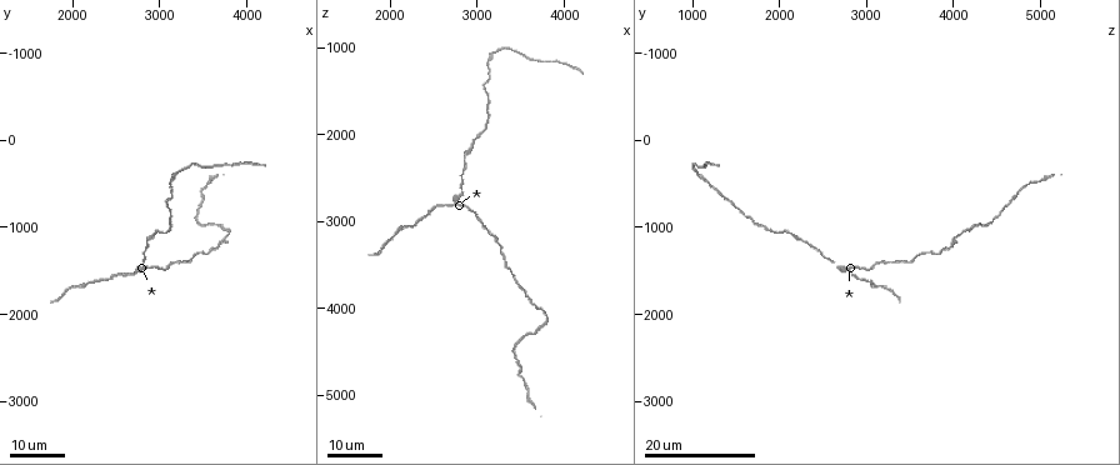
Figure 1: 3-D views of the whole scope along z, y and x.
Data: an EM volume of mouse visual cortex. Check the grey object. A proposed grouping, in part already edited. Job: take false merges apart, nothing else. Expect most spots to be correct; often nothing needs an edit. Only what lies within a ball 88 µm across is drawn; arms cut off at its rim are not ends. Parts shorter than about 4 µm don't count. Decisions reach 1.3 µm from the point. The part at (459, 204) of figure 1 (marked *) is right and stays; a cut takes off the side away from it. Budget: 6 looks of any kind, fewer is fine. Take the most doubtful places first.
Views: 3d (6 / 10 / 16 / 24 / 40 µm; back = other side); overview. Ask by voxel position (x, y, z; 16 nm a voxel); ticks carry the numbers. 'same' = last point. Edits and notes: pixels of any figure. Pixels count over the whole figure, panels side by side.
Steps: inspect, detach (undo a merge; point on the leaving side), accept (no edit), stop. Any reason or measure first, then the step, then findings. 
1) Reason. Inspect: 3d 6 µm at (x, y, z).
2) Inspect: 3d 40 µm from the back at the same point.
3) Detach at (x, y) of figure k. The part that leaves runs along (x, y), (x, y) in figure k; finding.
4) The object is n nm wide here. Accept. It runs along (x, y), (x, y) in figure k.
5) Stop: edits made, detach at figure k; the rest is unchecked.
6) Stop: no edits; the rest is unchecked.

Inspect: 3d 16 µm at (3200, 400, 1050).

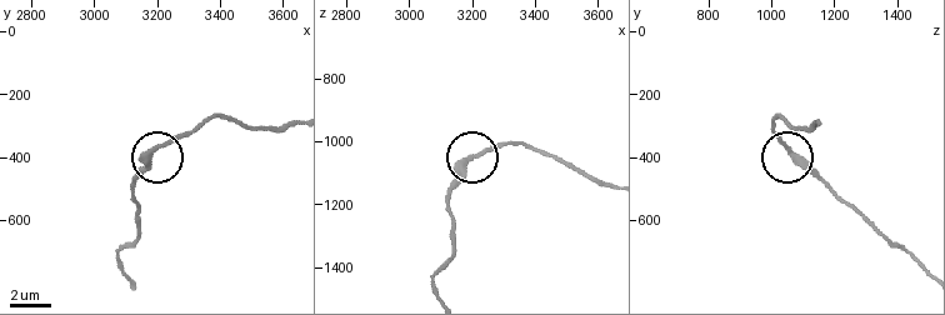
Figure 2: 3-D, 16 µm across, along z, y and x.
Closer look. Inspect: 3d 10 µm at (3210, 370, 1050).

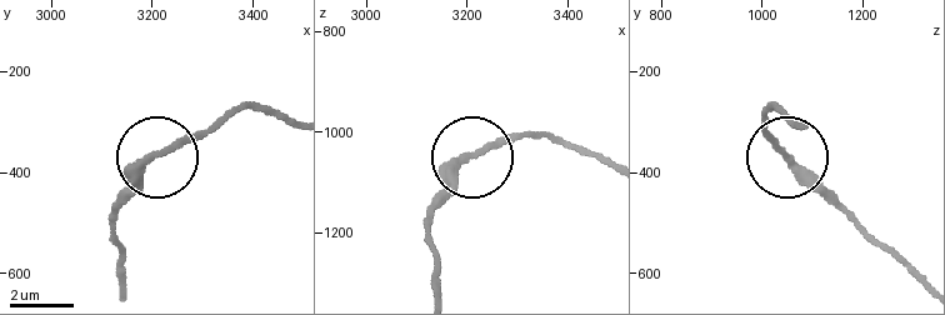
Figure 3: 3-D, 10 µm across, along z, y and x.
Inspect: 3d 10 µm from the back at (3200, 370, 1050).

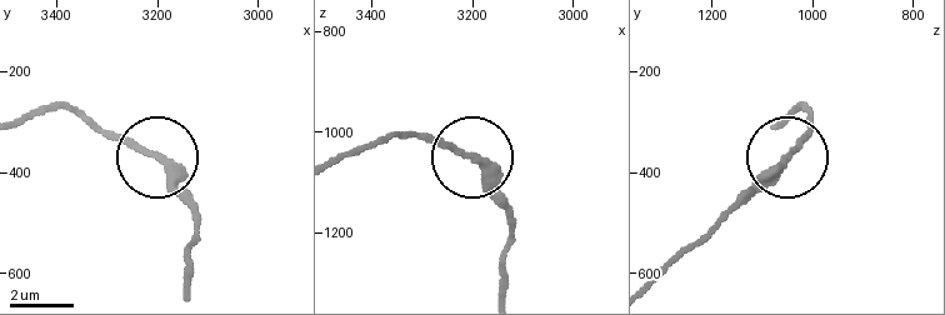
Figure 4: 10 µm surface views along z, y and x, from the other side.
The object is 260 nm wide here. Accept. It runs along (501, 293), (506, 204), (478, 164), (408, 131) in figure 4; continuous, no second cell.

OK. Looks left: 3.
Inspect: 3d 24 µm at (3750, 1100, 4000).

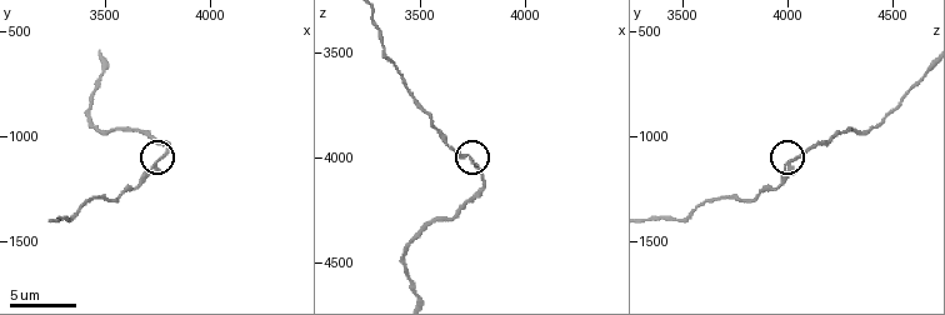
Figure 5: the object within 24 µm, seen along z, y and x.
Inspect: 3d 10 µm at (3730, 1160, 4000).

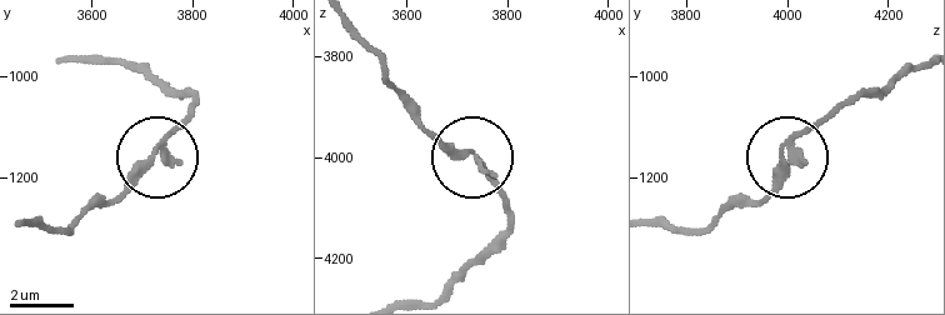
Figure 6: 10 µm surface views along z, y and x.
3 arms meet here. Accept. One cell here.

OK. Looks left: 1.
Stop: no edits; the rest is unchecked.

